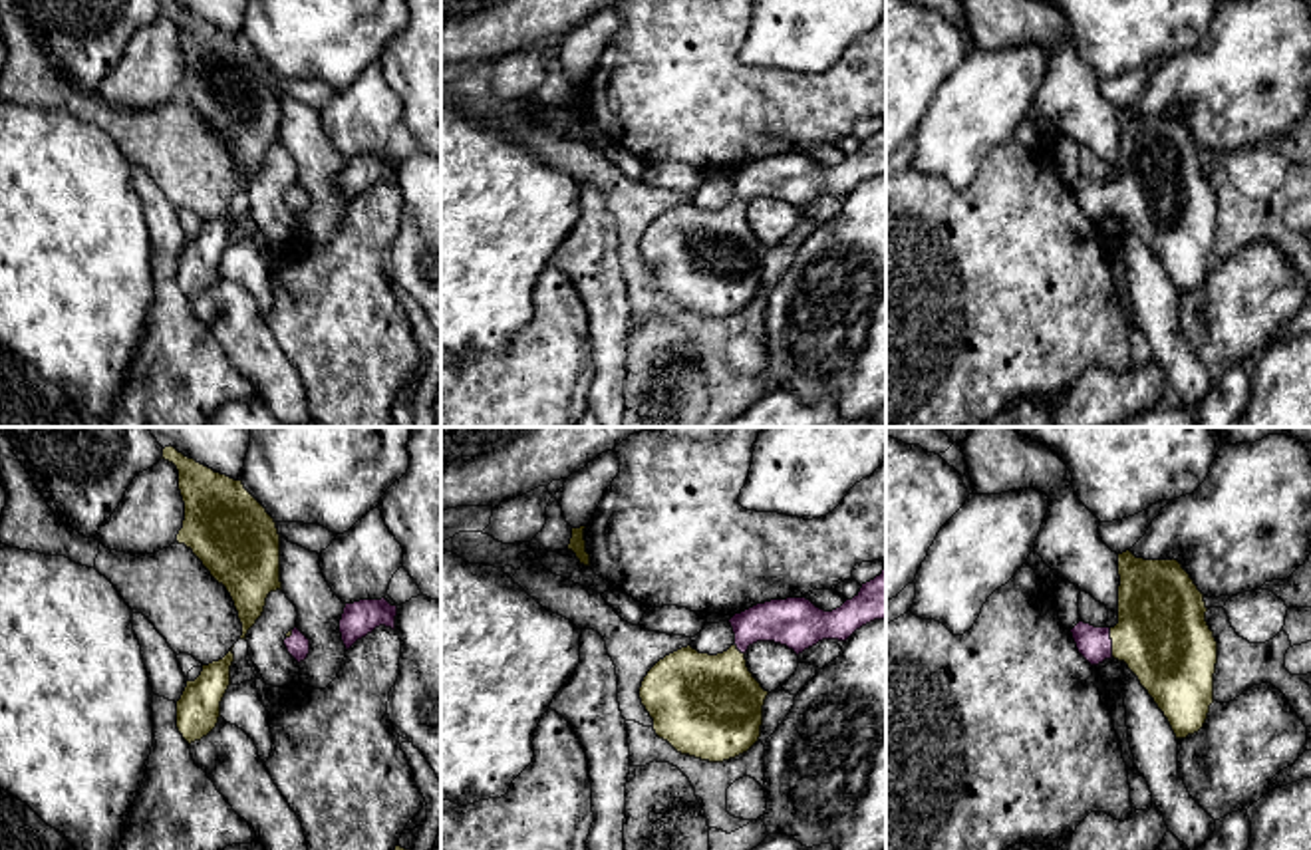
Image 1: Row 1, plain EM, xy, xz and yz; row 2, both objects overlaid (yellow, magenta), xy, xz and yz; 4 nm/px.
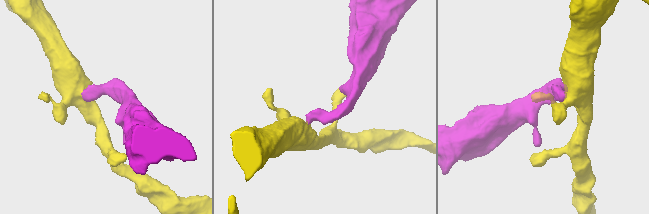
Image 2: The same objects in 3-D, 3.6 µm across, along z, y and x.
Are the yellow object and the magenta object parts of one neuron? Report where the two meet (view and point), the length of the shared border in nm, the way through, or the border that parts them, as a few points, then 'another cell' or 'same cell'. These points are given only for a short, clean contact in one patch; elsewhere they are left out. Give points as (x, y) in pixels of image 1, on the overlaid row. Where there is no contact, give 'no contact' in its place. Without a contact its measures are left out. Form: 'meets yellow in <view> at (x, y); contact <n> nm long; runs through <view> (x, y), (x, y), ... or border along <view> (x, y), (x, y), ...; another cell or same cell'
meets yellow in yz at (1113, 642); contact 120 nm long; runs through yz (1163, 636), (1113, 642), (1095, 644); same cell

